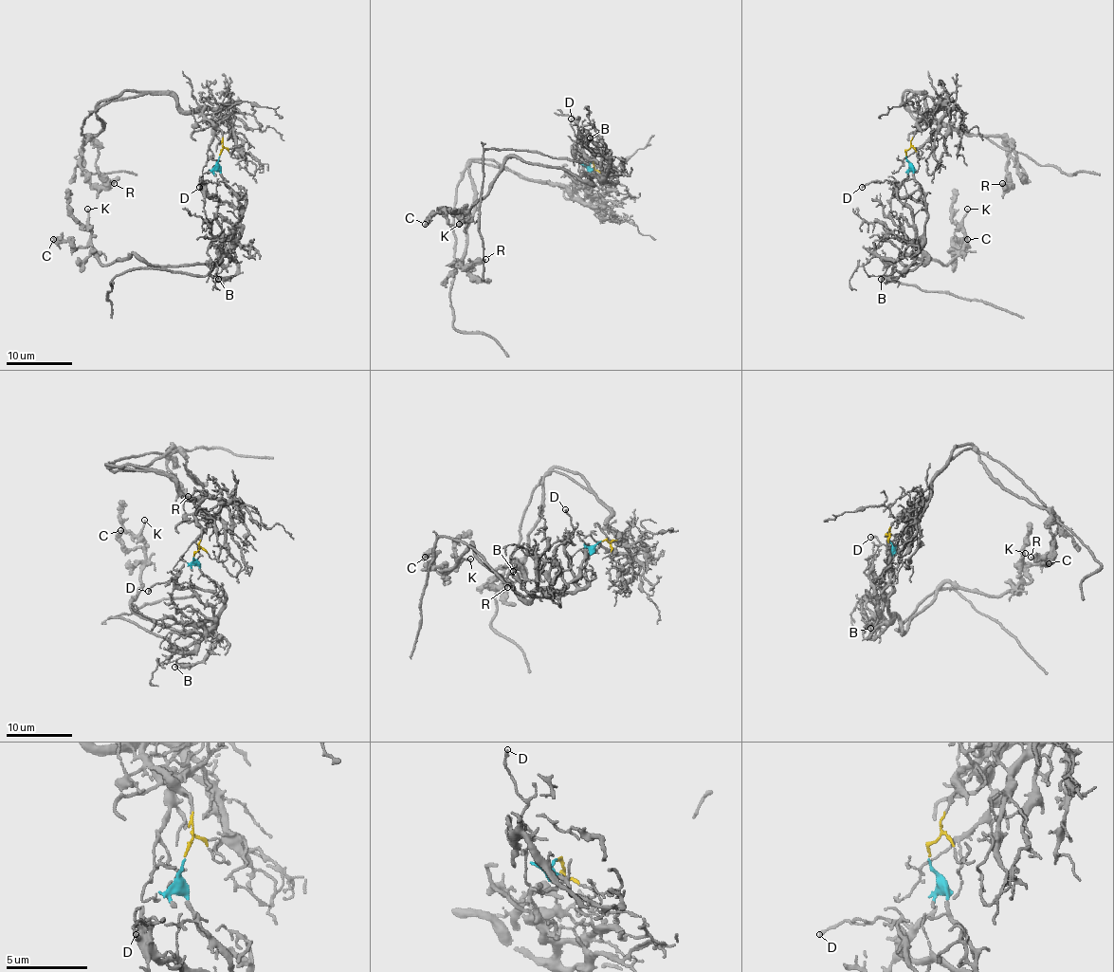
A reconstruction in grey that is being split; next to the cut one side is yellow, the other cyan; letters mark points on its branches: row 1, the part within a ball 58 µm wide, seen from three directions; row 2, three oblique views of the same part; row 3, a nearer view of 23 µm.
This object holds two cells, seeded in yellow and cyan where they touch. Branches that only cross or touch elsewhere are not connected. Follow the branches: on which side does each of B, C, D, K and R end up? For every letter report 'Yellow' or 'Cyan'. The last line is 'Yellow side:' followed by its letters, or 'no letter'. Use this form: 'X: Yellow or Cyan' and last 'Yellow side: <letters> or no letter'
B: Cyan
C: Cyan
D: Cyan
K: Cyan
R: Yellow
Yellow side: R

